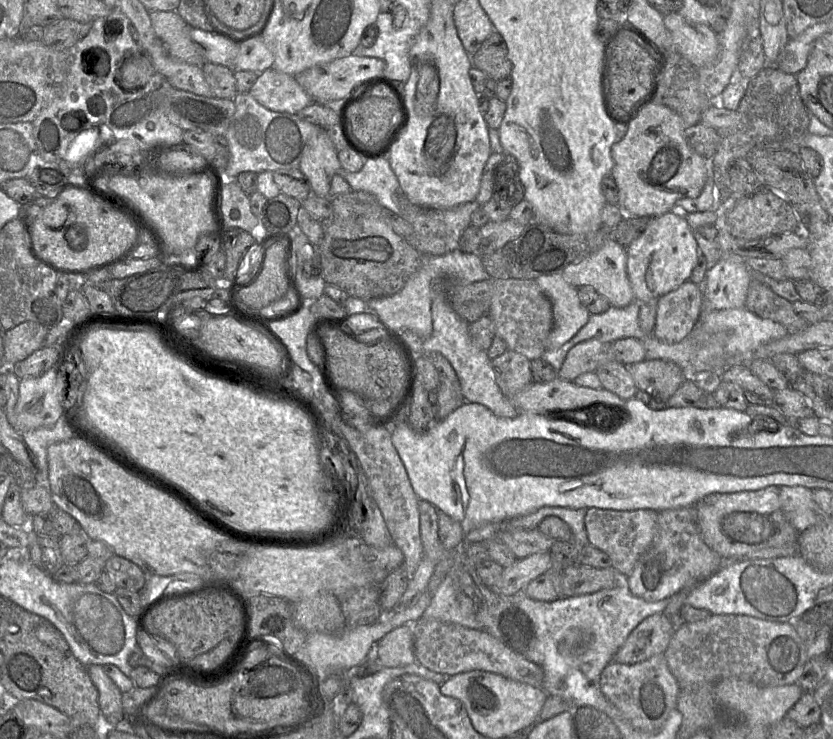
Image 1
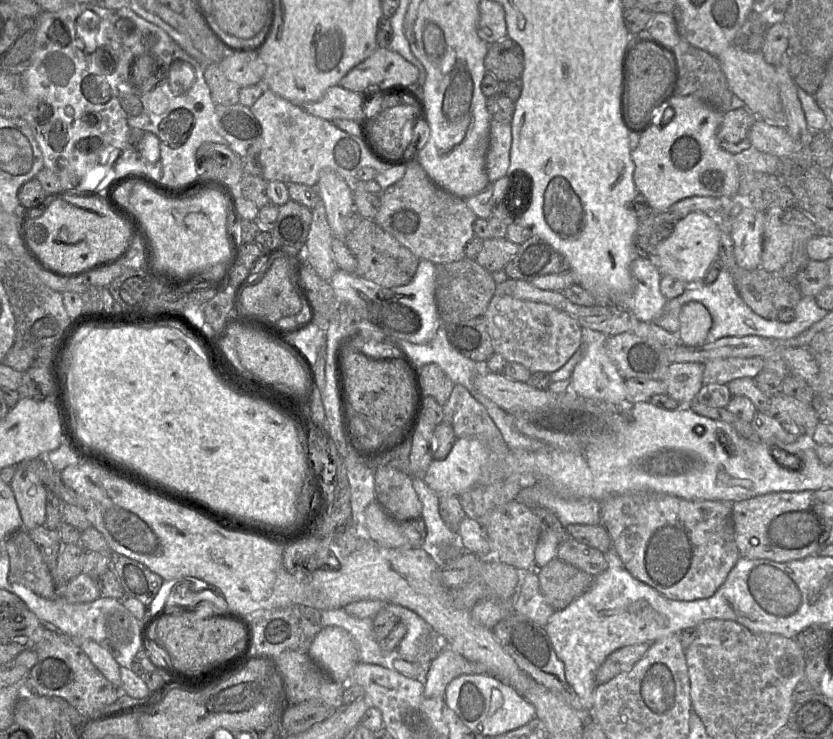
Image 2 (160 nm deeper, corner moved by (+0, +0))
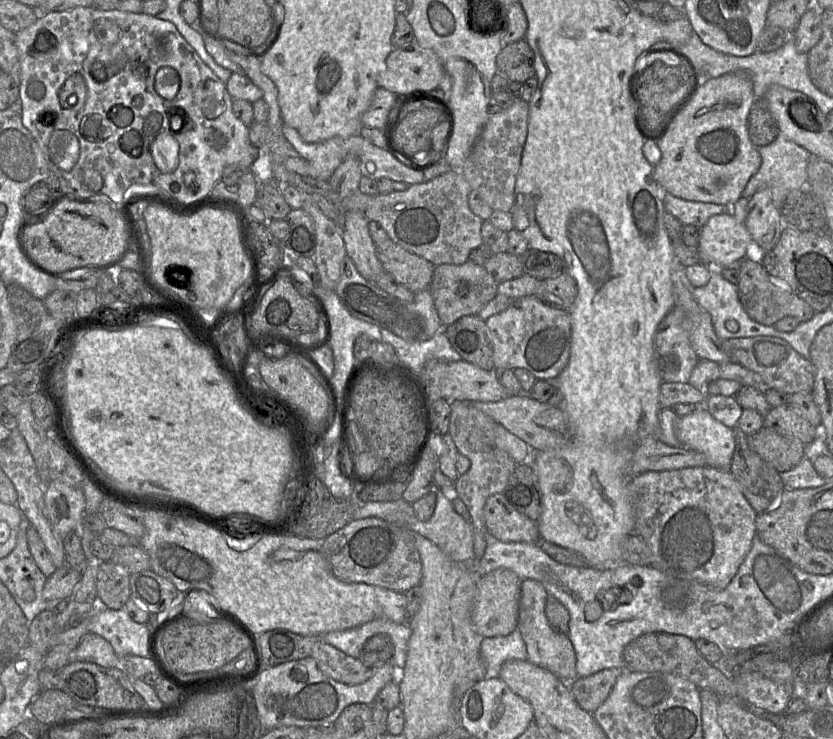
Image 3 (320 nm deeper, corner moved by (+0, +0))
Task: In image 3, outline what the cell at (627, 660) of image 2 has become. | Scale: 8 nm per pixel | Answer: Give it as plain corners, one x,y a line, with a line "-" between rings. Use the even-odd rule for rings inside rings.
625,667
609,668
569,683
570,692
580,708
593,713
609,696

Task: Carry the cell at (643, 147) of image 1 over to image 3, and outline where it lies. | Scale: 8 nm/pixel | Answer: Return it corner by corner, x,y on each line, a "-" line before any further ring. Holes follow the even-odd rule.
731,72
717,78
703,79
694,98
657,143
661,159
653,168
653,178
663,191
687,201
723,205
734,203
741,197
749,179
761,166
761,156
750,141
747,125
751,107
757,99
753,86
747,72

